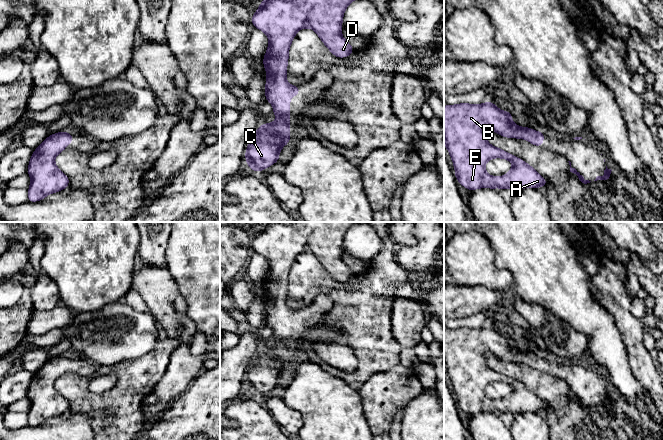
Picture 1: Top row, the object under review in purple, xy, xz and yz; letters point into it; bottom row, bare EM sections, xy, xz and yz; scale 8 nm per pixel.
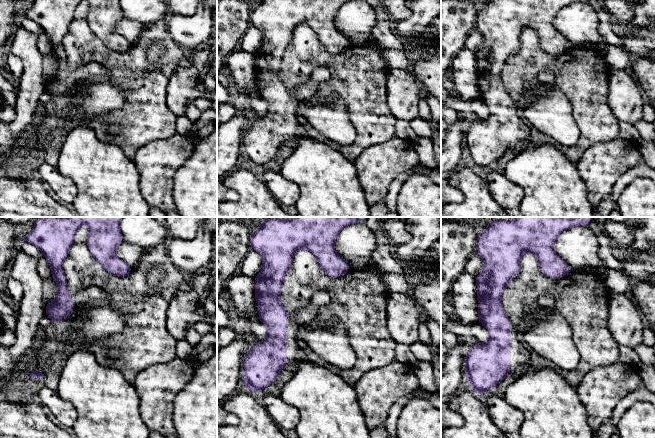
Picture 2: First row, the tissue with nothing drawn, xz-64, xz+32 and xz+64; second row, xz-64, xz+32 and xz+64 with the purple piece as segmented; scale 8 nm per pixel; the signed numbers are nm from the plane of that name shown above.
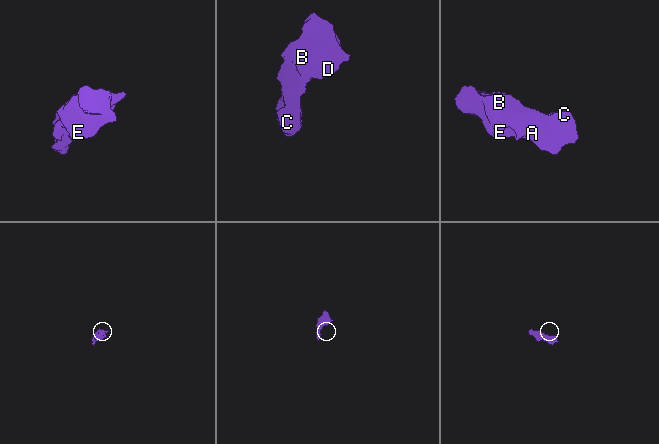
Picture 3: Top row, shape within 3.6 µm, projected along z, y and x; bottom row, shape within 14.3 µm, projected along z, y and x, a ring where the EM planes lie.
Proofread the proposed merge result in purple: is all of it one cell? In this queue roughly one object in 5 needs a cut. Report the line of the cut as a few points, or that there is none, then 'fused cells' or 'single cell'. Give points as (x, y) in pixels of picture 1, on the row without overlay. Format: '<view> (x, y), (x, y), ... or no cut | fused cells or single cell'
no cut | single cell

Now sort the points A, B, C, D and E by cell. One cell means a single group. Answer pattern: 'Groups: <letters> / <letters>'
Groups: A B C D E

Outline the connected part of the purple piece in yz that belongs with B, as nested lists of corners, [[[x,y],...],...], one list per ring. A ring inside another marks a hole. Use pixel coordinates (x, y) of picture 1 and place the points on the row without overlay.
[[[491,325],[483,328],[458,327],[456,329],[444,330],[444,369],[448,373],[452,383],[457,406],[469,415],[474,415],[479,412],[510,412],[514,414],[544,412],[548,408],[548,405],[527,386],[489,368],[487,366],[488,353],[493,354],[505,362],[525,363],[539,372],[542,372],[545,361],[544,355],[538,356],[530,351],[516,349],[512,345],[512,337],[510,335],[500,334]],[[493,382],[511,385],[513,391],[504,400],[491,400],[486,396],[485,388]]]

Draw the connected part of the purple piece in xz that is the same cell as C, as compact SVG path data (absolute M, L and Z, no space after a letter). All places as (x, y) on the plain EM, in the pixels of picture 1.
M265 222L252 238L251 248L264 256L269 269L263 280L263 290L267 302L265 308L266 325L273 329L272 336L277 345L261 348L251 360L245 376L246 388L257 397L280 384L281 373L290 366L290 322L298 320L300 310L287 306L286 297L289 273L297 258L303 252L311 252L329 273L333 280L347 282L355 274L342 260L342 245L348 229L360 222Z

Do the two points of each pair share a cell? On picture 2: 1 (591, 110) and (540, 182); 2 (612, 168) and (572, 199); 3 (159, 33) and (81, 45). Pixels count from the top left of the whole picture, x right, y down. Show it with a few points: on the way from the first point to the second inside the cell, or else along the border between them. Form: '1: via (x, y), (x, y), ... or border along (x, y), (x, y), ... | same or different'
1: border along (538, 145), (551, 144), (557, 147), (575, 164) | different
2: border along (577, 166), (587, 199), (593, 206) | different
3: via (140, 47), (129, 58), (107, 58), (100, 54) | same

